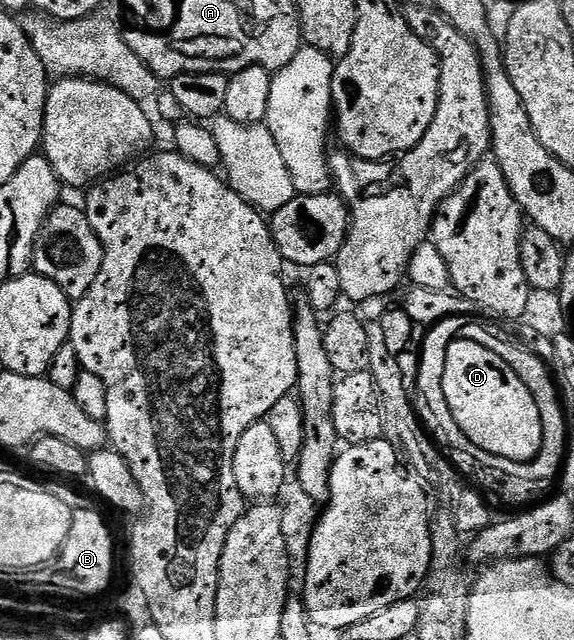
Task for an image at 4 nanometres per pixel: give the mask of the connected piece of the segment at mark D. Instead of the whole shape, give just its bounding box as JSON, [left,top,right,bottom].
[442,339,542,461]

